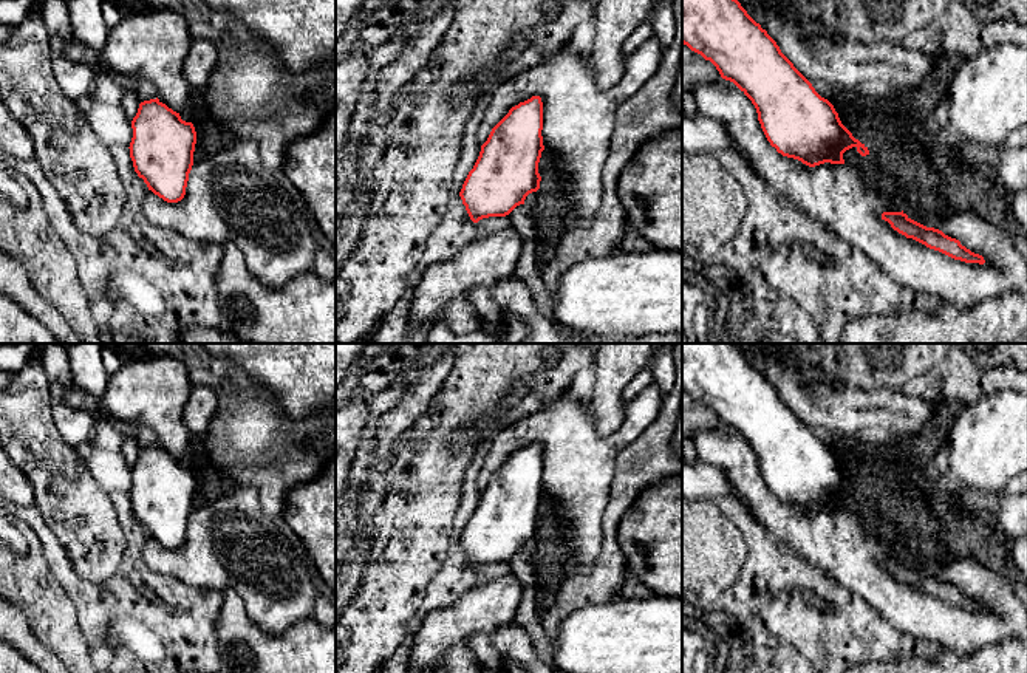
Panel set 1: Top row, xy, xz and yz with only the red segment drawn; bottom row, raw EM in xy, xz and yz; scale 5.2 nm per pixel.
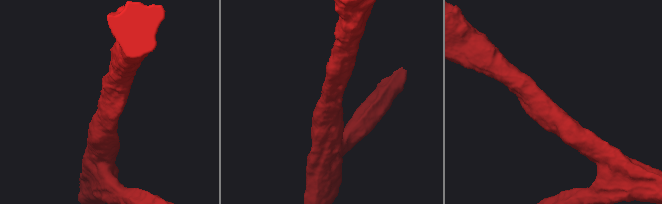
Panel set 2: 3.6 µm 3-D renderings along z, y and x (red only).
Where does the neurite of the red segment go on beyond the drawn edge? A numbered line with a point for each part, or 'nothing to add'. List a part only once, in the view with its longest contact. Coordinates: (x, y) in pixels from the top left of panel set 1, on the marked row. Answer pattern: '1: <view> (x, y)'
nothing to add

